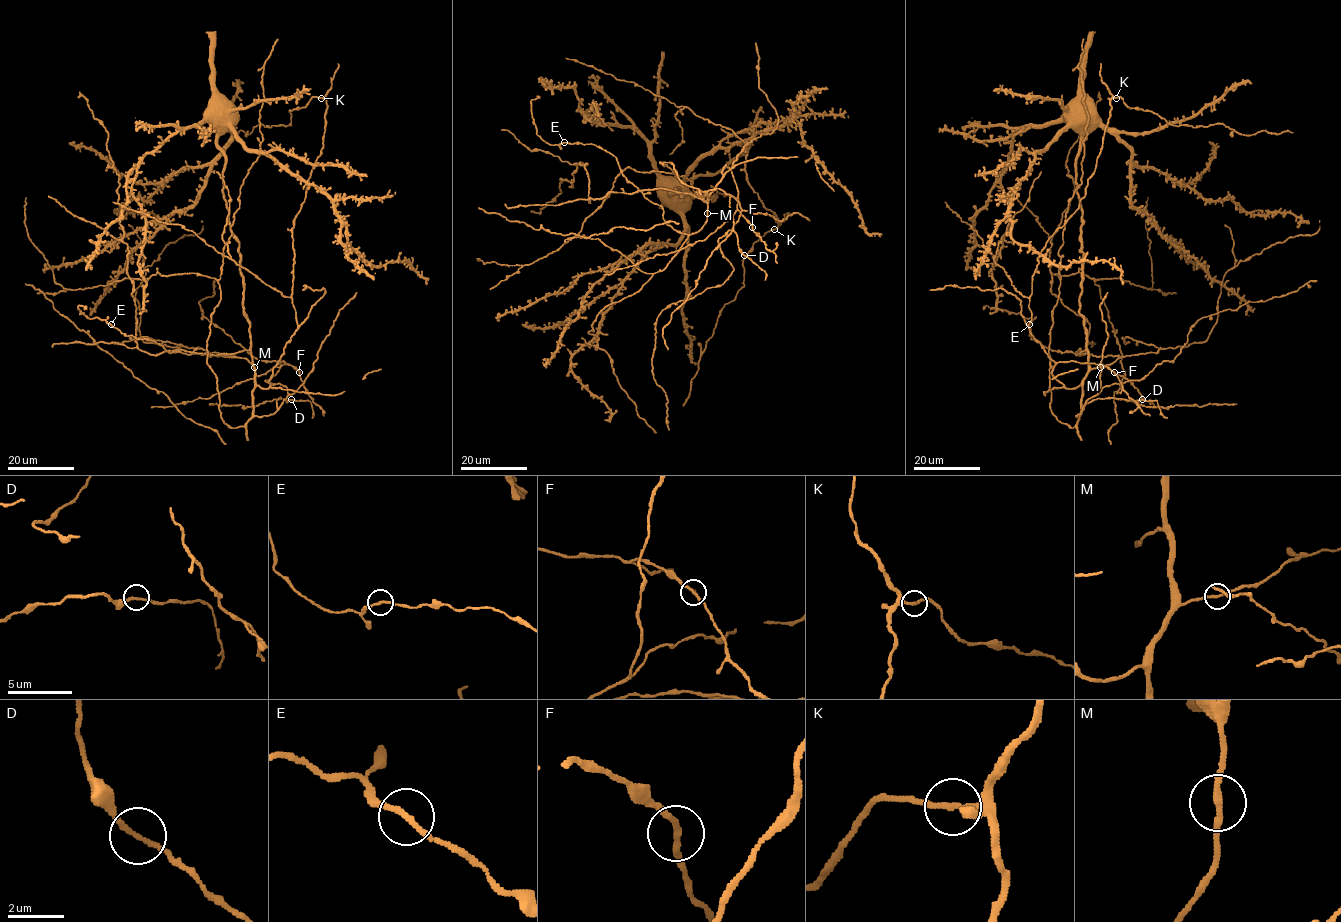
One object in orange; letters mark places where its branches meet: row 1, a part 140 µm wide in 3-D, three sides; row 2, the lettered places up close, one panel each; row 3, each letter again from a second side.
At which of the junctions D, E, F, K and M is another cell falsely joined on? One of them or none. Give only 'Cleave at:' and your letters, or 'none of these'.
Cleave at: none of these

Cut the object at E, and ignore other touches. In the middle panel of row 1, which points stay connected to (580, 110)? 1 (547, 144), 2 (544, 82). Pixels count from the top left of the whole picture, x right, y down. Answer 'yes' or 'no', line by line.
1: no
2: yes

